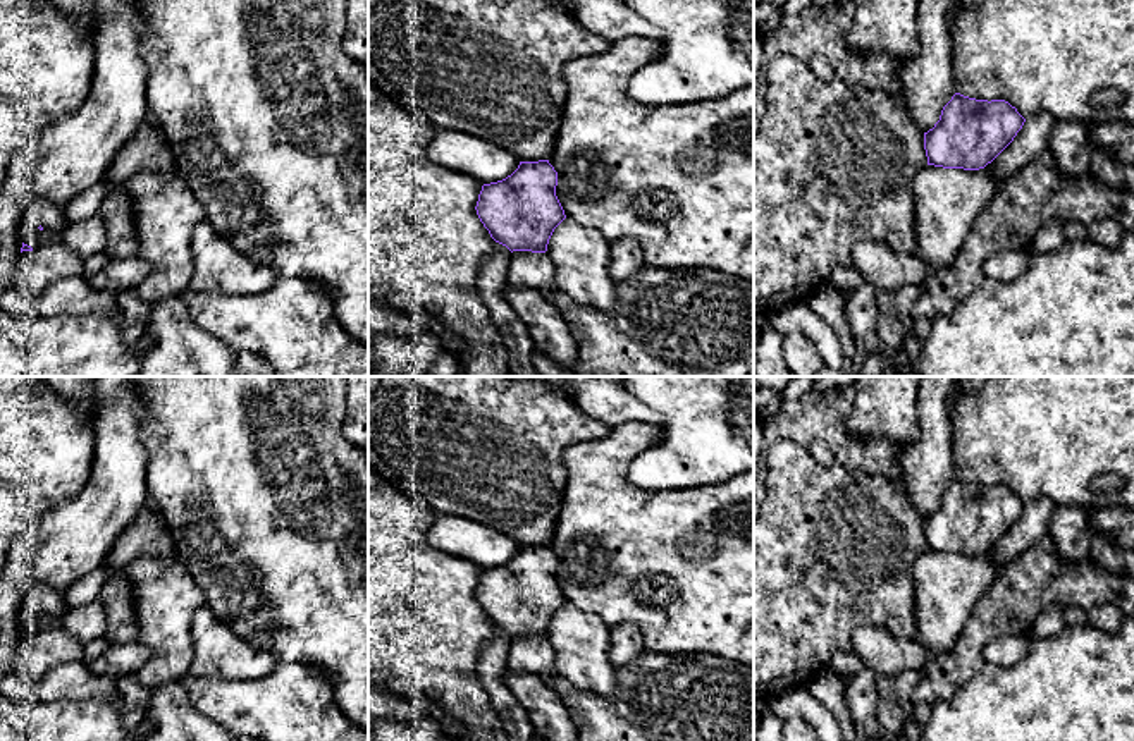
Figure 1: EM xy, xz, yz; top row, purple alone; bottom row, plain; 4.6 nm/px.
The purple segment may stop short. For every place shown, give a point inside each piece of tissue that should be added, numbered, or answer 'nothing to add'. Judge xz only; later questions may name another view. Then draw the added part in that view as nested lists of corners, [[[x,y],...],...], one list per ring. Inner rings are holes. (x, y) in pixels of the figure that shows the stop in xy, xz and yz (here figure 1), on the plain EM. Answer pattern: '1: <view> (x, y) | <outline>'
nothing to add

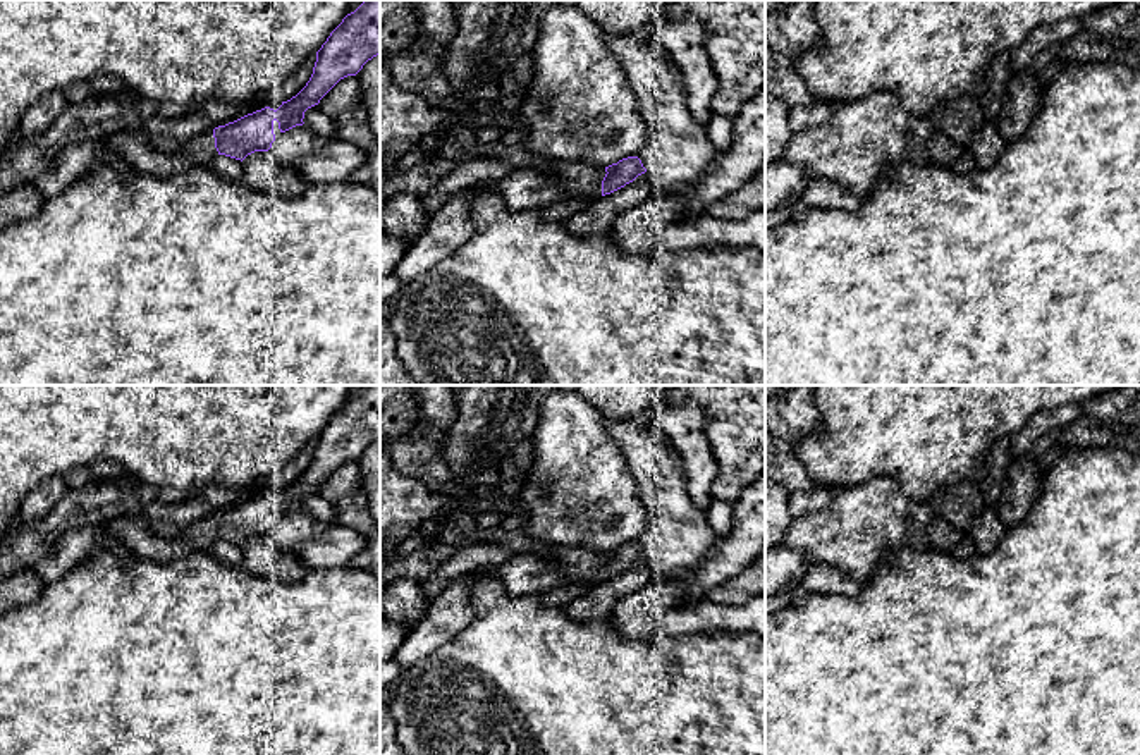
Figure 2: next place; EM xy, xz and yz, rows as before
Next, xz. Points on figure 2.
1: xz (528, 573) | [[[554,547],[550,556],[509,554],[500,566],[485,571],[497,576],[511,597],[524,597],[567,583],[602,583],[604,562],[605,552],[585,547]]]

